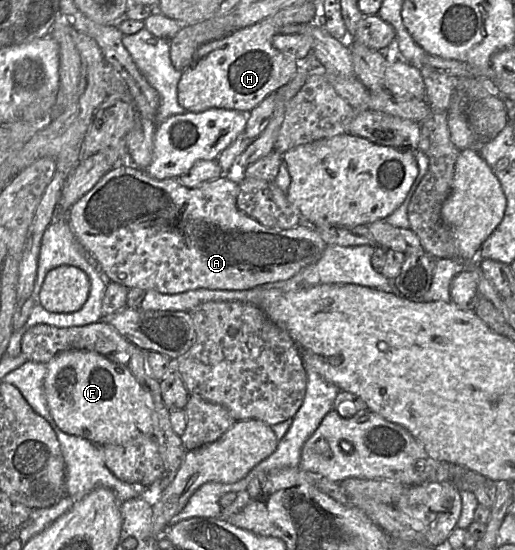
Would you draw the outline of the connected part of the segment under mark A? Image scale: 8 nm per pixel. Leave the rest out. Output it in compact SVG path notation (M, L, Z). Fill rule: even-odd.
M124 164L114 167L105 174L90 191L68 210L64 218L69 222L71 230L81 247L98 266L105 279L108 282L115 282L129 289L156 290L164 294L178 294L195 289L249 290L266 283L290 279L303 268L317 262L322 256L327 244L319 236L315 228L305 223L300 223L293 228L285 230L269 228L263 226L238 208L238 182L241 176L242 172L240 170L234 170L233 174L231 172L230 174L223 174L219 178L210 180L195 188L187 188L177 178L158 180L150 177L145 170L131 164Z

